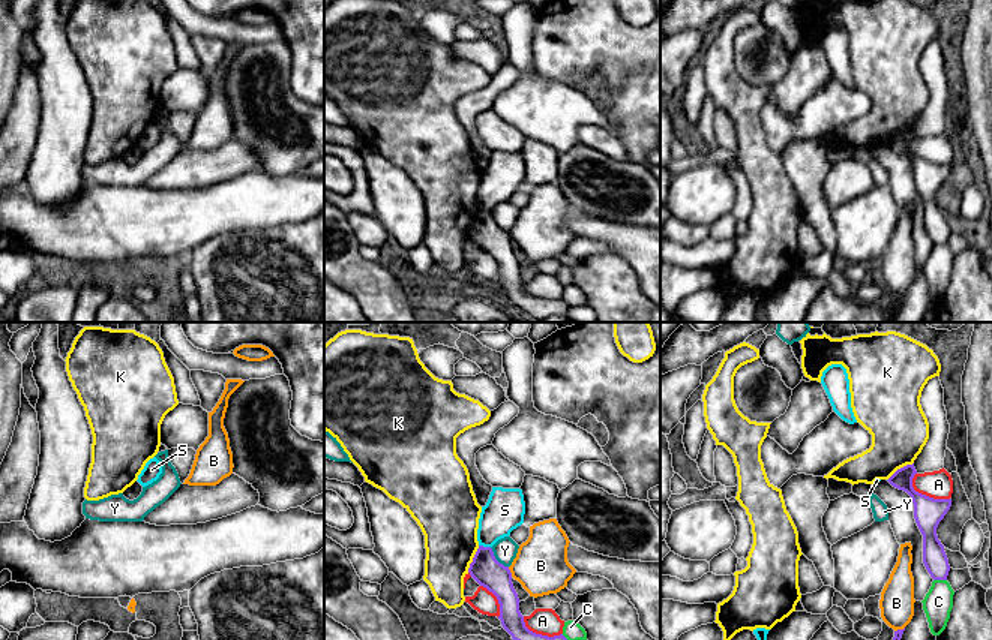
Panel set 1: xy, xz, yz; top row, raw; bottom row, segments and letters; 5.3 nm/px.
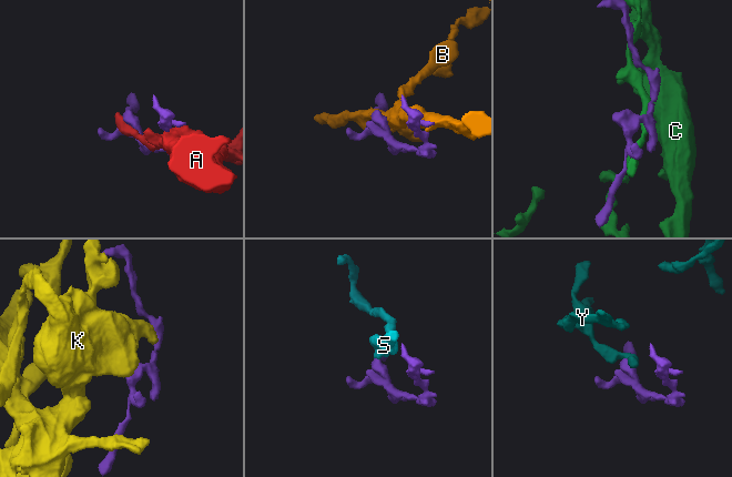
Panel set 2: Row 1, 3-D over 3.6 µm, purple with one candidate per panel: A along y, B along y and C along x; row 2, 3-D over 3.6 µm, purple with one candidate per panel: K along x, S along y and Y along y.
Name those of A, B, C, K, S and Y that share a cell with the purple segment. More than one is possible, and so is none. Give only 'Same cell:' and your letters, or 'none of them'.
Same cell: none of them

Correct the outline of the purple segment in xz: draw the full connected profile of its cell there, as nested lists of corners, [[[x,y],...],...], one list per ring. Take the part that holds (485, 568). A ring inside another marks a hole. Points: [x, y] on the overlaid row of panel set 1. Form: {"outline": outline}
{"outline": [[[479,546],[468,573],[480,586],[497,597],[500,604],[498,619],[513,640],[567,640],[563,634],[548,637],[525,627],[524,616],[519,612],[521,601],[512,583],[512,573],[509,567],[495,559],[491,547]]]}

